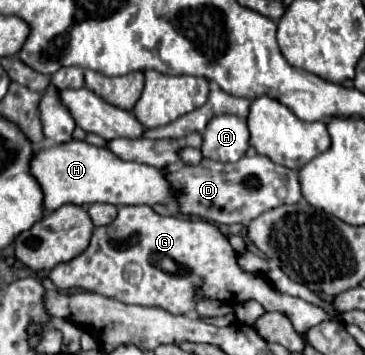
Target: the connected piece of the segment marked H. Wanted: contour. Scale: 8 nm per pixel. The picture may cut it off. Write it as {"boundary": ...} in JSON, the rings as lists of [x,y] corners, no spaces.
{"boundary":[[[78,140],[54,148],[36,150],[30,170],[42,186],[42,192],[46,196],[44,206],[48,212],[60,208],[62,204],[90,206],[96,202],[106,202],[114,206],[166,206],[176,204],[178,198],[172,184],[168,184],[166,170],[138,162],[124,162],[118,156],[114,156],[108,148],[98,148]]]}

